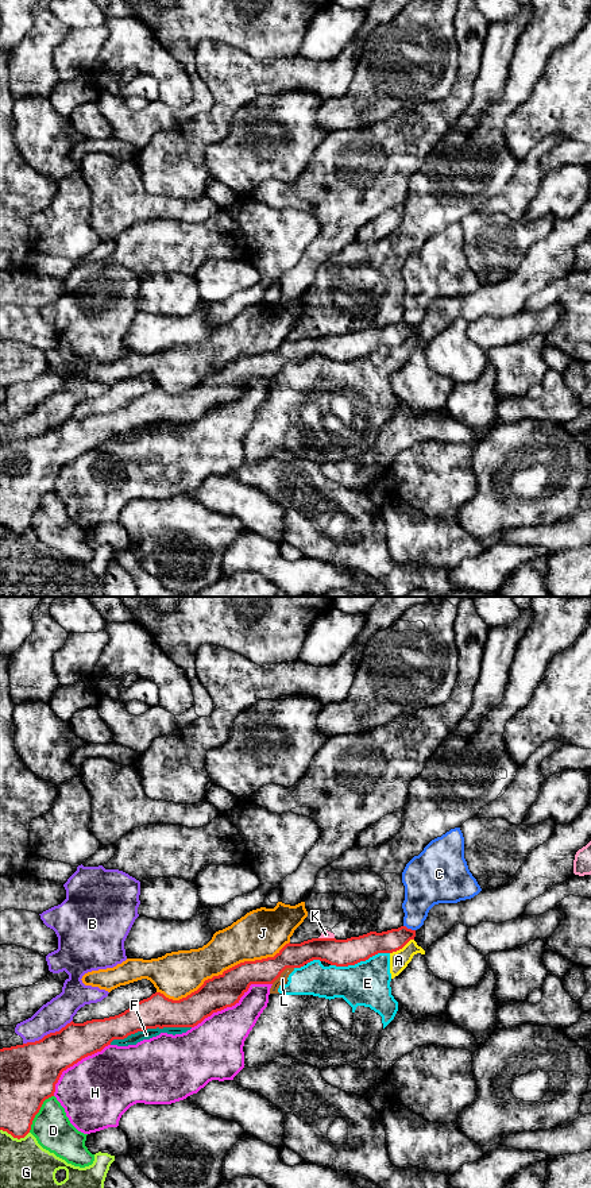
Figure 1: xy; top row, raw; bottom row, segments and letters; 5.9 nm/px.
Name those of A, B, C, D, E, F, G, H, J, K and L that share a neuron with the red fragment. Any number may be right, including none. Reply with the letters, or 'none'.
none

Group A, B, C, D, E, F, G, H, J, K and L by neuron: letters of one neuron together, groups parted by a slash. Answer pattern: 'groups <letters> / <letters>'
groups A E L / B / C / D / F / G / H / J / K

